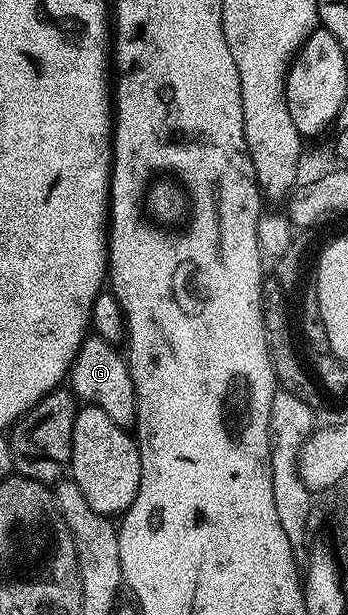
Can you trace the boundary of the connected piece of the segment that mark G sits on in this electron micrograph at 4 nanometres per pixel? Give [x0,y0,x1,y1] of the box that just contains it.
[67,333,137,429]

